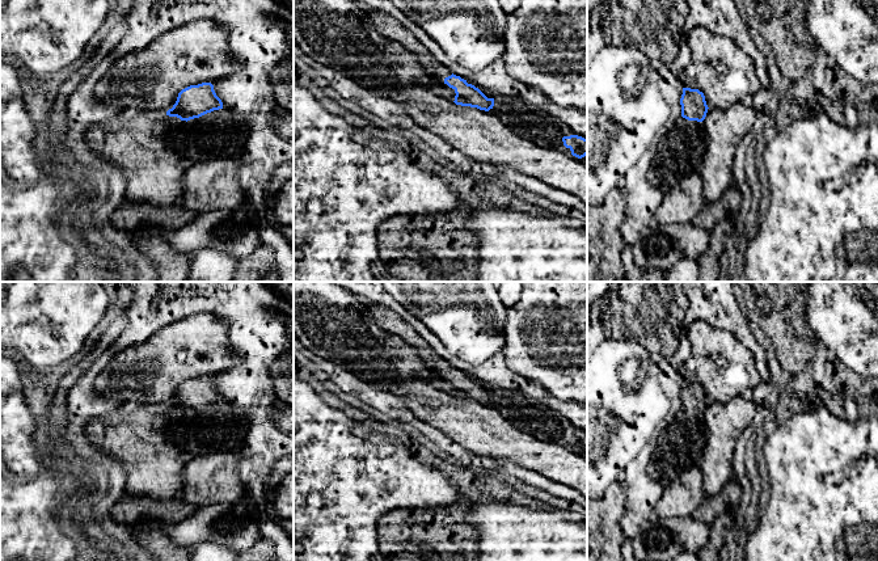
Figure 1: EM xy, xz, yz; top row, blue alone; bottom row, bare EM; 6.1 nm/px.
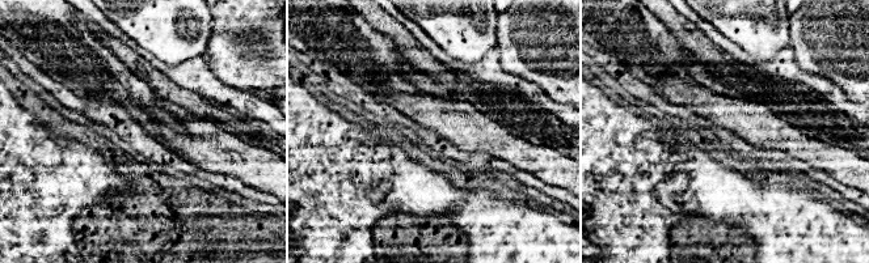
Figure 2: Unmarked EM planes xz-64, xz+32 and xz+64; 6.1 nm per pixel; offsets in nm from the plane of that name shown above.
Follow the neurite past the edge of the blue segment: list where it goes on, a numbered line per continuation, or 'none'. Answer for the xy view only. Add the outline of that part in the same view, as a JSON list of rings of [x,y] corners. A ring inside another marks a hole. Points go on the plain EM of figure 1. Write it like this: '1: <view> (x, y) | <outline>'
none

